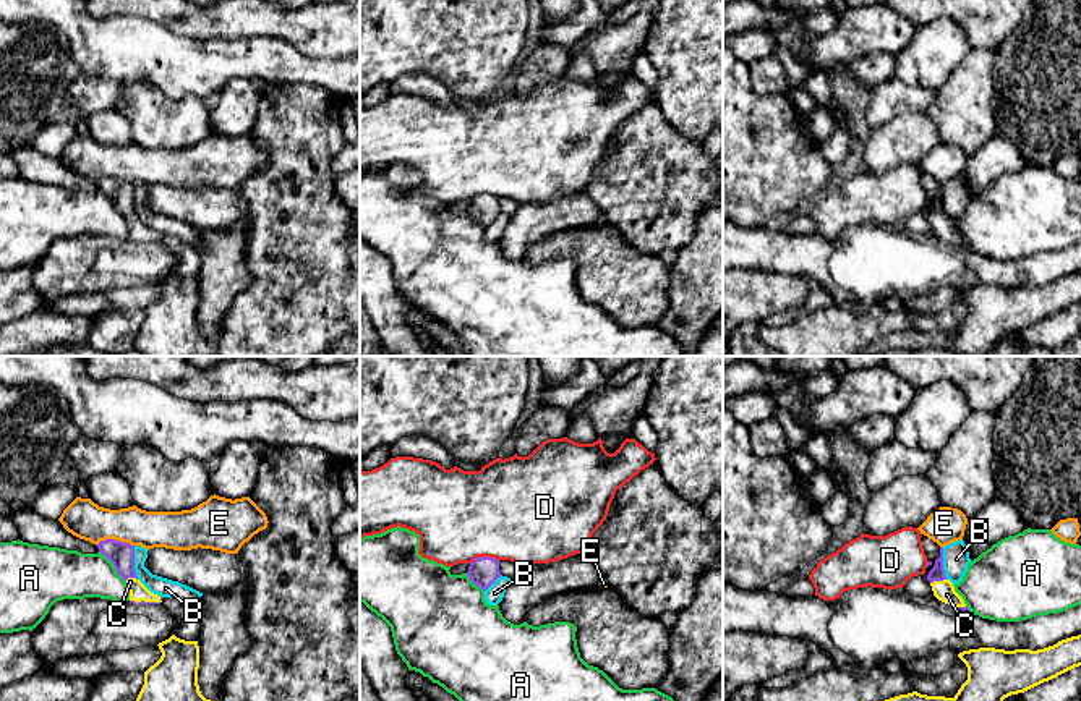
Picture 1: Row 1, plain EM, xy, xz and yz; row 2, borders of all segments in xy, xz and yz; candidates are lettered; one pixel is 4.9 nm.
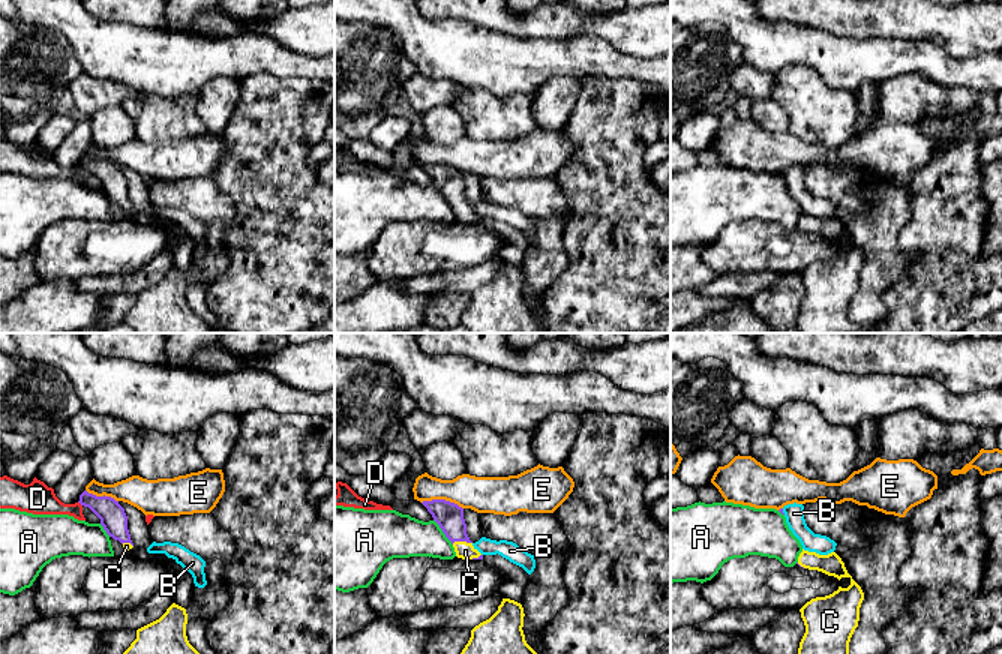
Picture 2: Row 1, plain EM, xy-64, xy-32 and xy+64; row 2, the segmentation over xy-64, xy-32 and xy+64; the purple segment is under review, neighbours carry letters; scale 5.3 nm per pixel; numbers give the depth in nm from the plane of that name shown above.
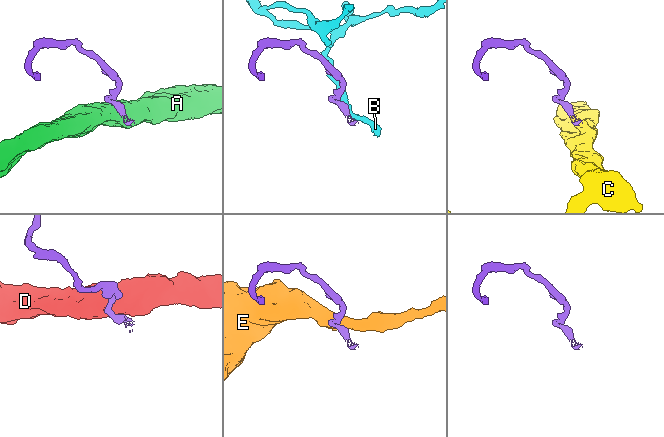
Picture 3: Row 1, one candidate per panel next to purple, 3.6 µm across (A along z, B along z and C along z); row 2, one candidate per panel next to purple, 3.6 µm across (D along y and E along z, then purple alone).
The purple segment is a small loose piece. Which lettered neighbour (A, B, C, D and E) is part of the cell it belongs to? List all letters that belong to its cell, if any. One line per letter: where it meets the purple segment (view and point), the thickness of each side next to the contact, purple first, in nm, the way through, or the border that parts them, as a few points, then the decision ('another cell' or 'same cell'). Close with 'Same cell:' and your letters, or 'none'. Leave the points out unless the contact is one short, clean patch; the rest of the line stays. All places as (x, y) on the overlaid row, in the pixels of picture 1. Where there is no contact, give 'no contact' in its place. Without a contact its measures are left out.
A: xy (114, 565) | 130/240 nm | along xy (99, 551), (125, 582) | another cell
B: xy (133, 562) | 130/100 nm | along xy (133, 546), (133, 570), (138, 578) | another cell
C: yz (937, 580) | 80/100 nm | across yz (937, 573), (937, 580), (944, 591) | same cell
D: xz (483, 557) | 150/460 nm | another cell
E: xy (114, 539) | 130/190 nm | along xy (96, 544), (106, 539), (120, 539), (133, 546) | another cell
Same cell: C

